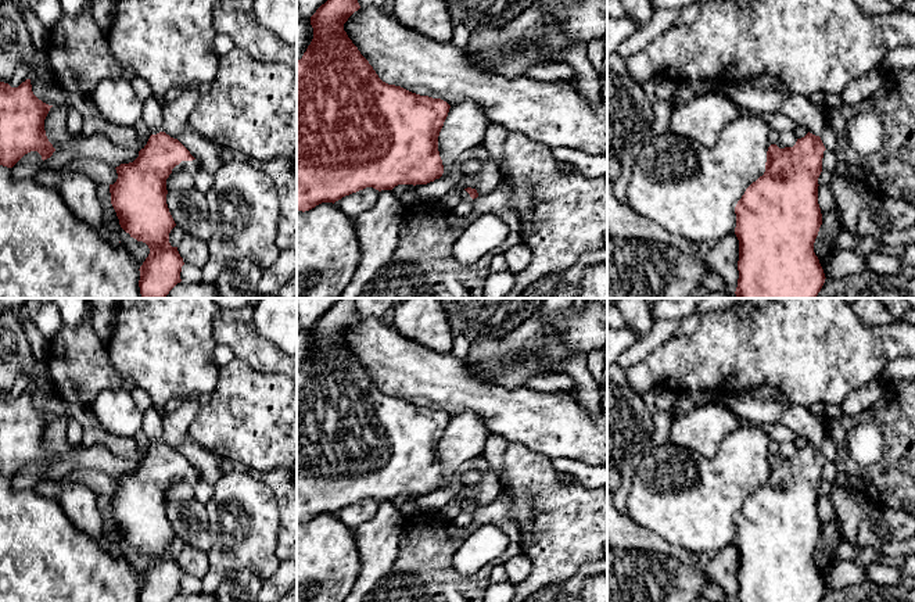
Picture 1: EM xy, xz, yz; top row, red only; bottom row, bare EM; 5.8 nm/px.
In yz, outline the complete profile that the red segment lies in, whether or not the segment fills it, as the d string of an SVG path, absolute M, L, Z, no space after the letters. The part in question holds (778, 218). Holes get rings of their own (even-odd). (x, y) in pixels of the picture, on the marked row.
M772 75L728 82L726 94L754 112L781 112L808 133L793 147L771 144L765 172L735 207L738 298L815 298L825 273L814 252L822 225L818 178L826 150L819 135L826 107L792 94Z

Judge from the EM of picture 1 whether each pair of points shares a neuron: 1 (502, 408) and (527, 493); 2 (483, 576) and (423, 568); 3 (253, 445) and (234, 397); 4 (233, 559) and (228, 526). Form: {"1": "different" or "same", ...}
{"1": "different", "2": "same", "3": "same", "4": "same"}

